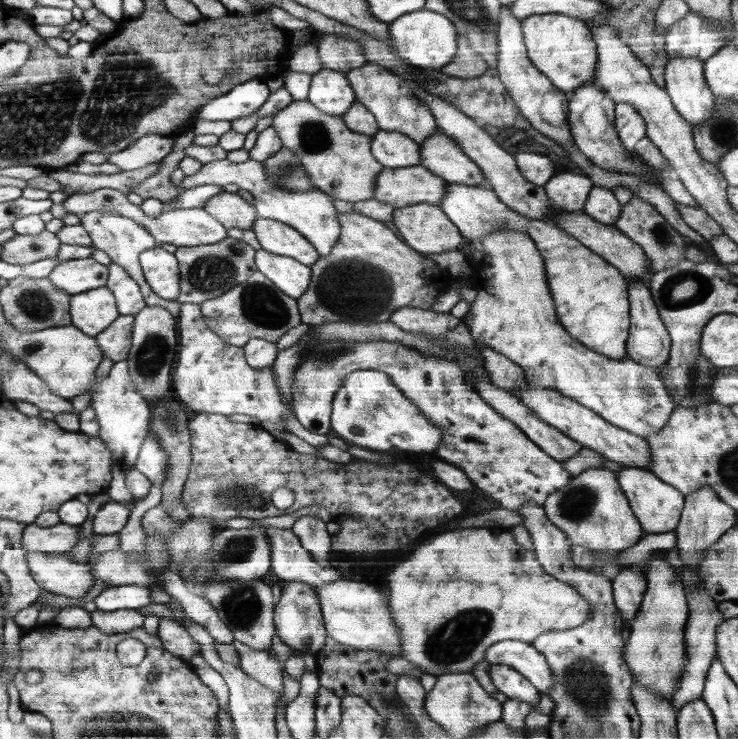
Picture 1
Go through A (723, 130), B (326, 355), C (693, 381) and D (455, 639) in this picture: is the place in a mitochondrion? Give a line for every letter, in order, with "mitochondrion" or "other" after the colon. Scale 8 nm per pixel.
A: mitochondrion
B: mitochondrion
C: mitochondrion
D: mitochondrion

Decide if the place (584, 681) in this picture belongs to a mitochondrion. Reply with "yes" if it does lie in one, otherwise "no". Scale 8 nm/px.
yes

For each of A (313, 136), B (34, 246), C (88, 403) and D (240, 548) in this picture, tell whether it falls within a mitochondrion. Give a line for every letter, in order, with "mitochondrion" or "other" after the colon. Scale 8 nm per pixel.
A: mitochondrion
B: mitochondrion
C: other
D: mitochondrion

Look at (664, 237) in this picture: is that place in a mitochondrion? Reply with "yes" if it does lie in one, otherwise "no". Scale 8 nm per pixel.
yes

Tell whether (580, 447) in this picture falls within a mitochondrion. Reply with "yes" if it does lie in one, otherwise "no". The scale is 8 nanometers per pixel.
no

